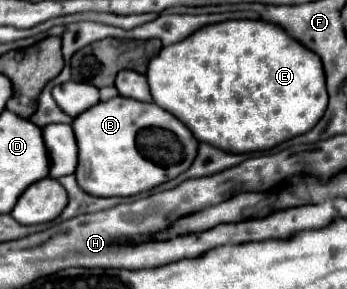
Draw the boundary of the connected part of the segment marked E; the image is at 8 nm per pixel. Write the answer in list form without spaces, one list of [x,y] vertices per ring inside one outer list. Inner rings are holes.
[[[228,20],[202,26],[182,42],[162,48],[148,64],[146,78],[158,106],[176,114],[200,142],[234,154],[270,150],[280,142],[306,134],[322,118],[328,104],[320,56],[304,48],[282,26],[264,20]]]

